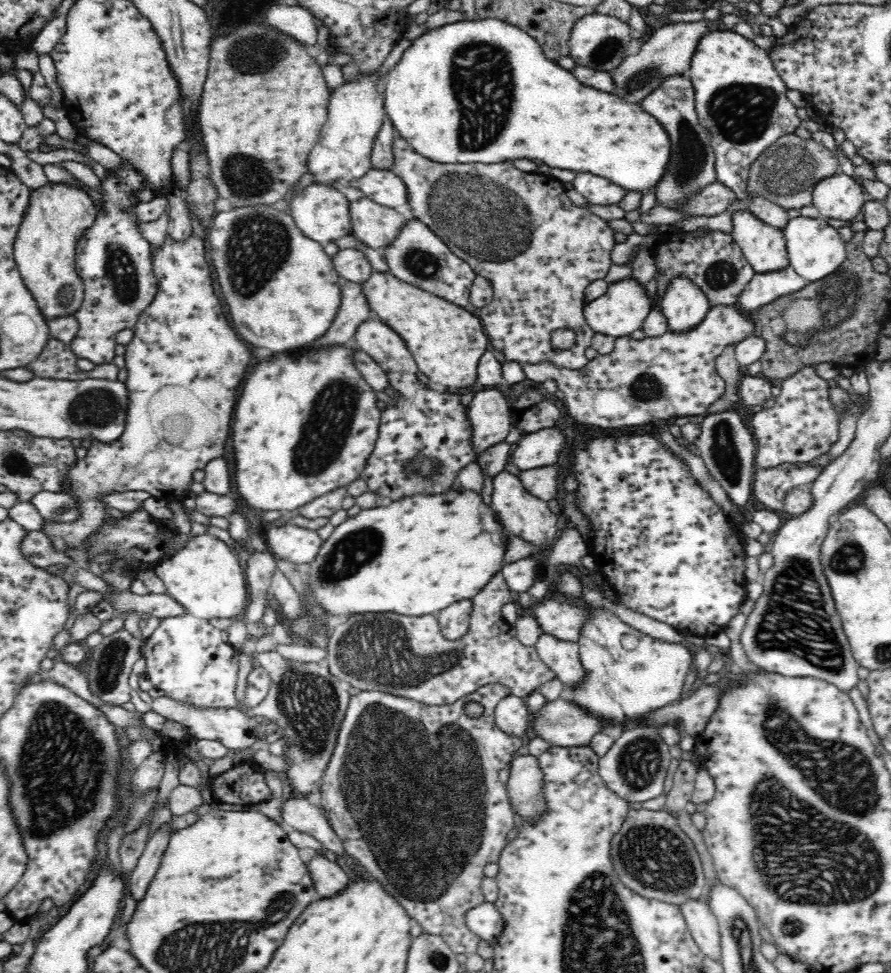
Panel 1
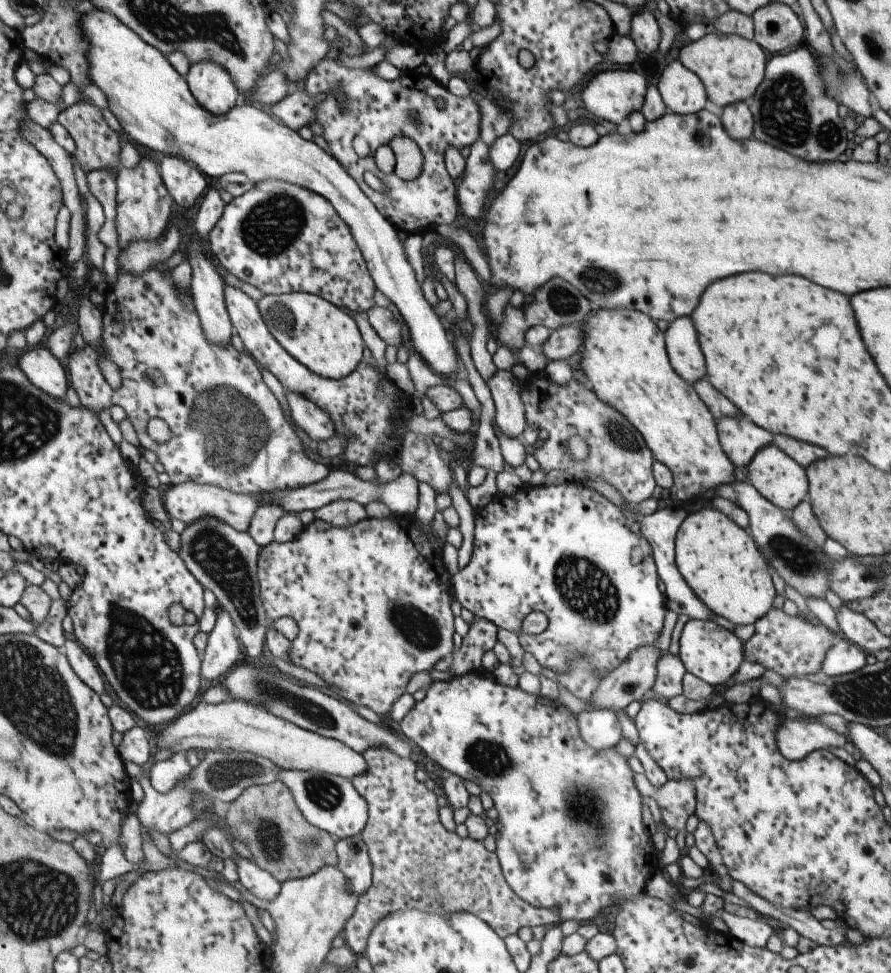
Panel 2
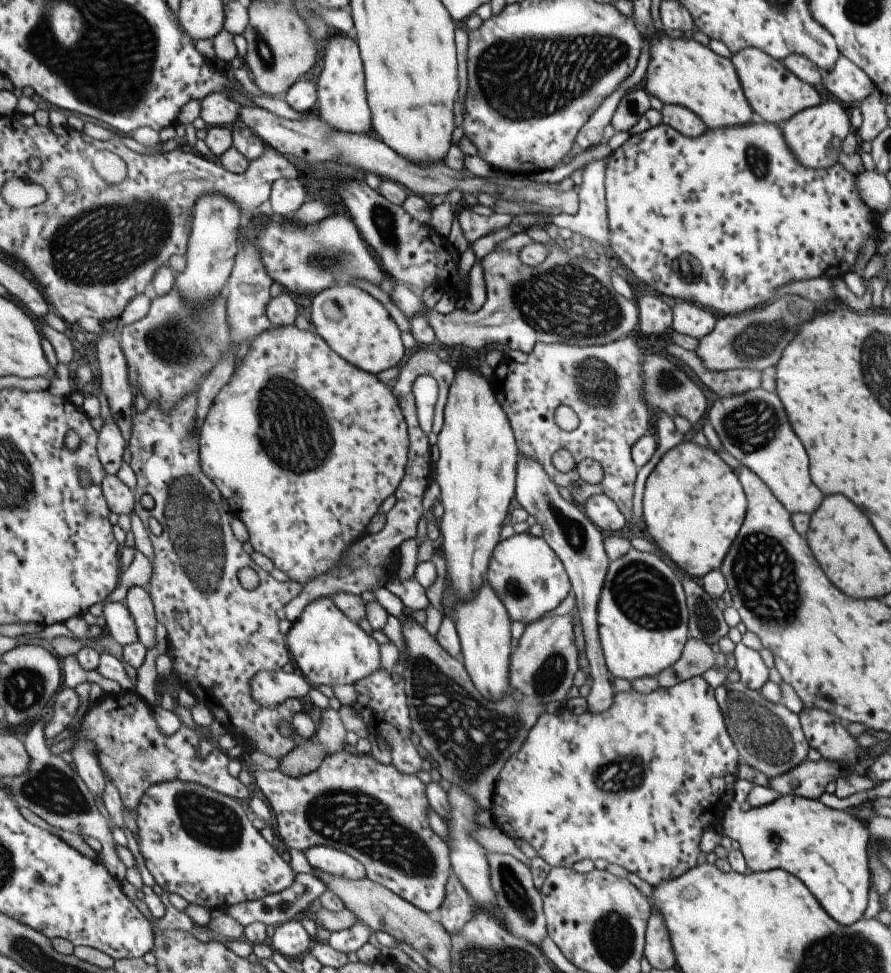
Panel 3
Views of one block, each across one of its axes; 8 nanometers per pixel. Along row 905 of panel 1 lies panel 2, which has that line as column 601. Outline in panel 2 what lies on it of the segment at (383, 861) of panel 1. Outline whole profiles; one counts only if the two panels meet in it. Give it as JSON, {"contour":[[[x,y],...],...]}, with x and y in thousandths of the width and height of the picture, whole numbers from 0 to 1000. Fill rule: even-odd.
{"contour":[[[594,384],[594,388],[589,393],[589,399],[582,402],[582,409],[587,413],[590,440],[598,440],[598,442],[609,440],[614,444],[614,450],[602,455],[600,462],[597,464],[598,471],[606,481],[612,484],[632,483],[636,489],[641,489],[642,493],[648,489],[661,489],[661,493],[675,491],[681,497],[686,497],[704,517],[717,518],[717,516],[726,514],[731,510],[731,506],[736,498],[731,483],[733,474],[731,464],[722,454],[717,444],[692,421],[672,413],[663,400],[659,400],[652,393],[648,393],[642,387],[634,397],[625,397],[612,384]],[[641,448],[655,450],[657,456],[659,456],[659,471],[657,473],[643,473],[636,466],[633,458]]]}

